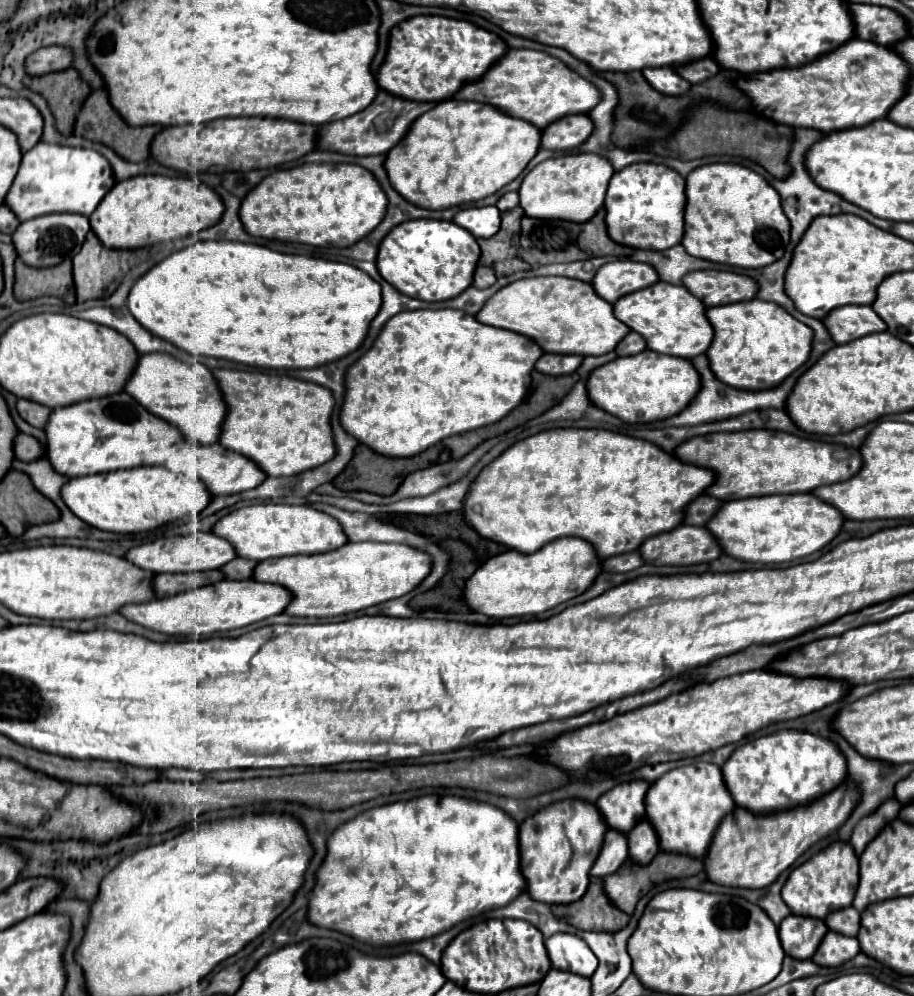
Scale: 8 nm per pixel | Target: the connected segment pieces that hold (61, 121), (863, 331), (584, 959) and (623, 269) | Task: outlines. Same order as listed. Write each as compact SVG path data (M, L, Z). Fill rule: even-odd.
M68 68L44 76L26 76L24 84L28 88L34 88L48 100L50 110L56 118L58 132L66 136L74 134L72 126L76 124L76 114L80 112L84 98L88 98L88 94L92 92L92 88L82 80L80 72Z
M842 306L832 310L824 320L828 334L836 344L846 344L872 332L884 332L886 324L870 306Z
M554 934L546 940L546 950L552 968L556 970L566 970L590 978L598 966L598 960L592 950L588 950L588 944L574 934Z
M616 260L604 264L596 278L592 280L594 290L598 296L602 296L606 302L614 304L618 298L632 294L640 288L648 288L658 282L656 270L652 266L632 260Z

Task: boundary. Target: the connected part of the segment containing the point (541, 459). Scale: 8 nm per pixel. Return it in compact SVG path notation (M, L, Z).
M552 428L552 430L538 432L534 436L528 436L524 440L518 440L508 450L504 450L494 462L490 462L486 468L482 468L480 474L476 476L476 480L470 484L464 500L462 500L462 514L464 514L464 520L468 522L468 526L472 526L482 538L504 544L504 546L508 546L508 548L512 548L520 554L522 552L530 554L530 552L540 550L544 544L548 544L552 540L558 540L558 538L564 538L564 536L574 536L574 538L582 538L586 542L590 542L598 558L608 558L608 556L616 556L616 554L634 552L644 542L644 538L650 538L650 536L656 536L660 532L668 532L668 530L676 528L682 522L682 512L684 512L686 502L690 502L692 498L702 494L712 482L714 482L714 472L710 472L706 468L692 466L692 464L684 464L678 458L674 458L672 454L660 450L658 446L654 446L650 442L630 438L630 436L624 436L624 434L616 434L616 432L610 432L610 430L600 430L600 428L594 428L594 430Z

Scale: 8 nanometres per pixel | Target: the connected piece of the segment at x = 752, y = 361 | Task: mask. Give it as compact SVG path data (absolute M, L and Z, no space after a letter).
M754 298L736 304L714 306L708 308L708 320L712 326L716 326L716 338L706 354L708 364L712 374L716 374L716 378L728 386L742 390L778 386L810 356L812 330L772 302Z

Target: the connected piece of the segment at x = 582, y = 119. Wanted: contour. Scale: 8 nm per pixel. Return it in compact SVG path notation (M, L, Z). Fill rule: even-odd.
M574 114L574 116L564 116L546 130L542 130L542 142L540 148L546 150L572 150L582 146L594 130L594 122L590 122L588 116L584 114Z

